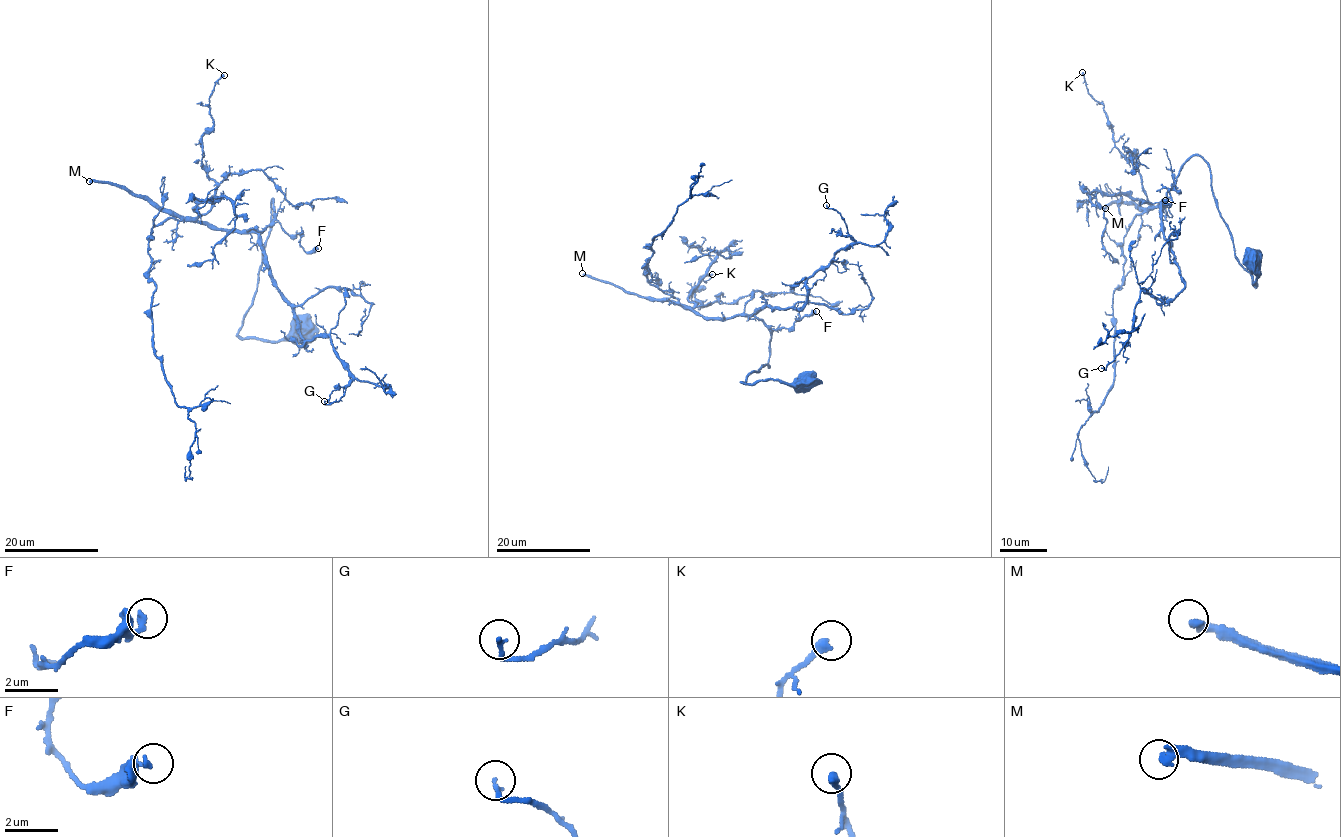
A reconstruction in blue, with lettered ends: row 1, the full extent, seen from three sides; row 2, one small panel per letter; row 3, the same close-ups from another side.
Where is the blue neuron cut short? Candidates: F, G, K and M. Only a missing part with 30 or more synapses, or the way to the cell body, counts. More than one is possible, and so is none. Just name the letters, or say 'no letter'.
M

